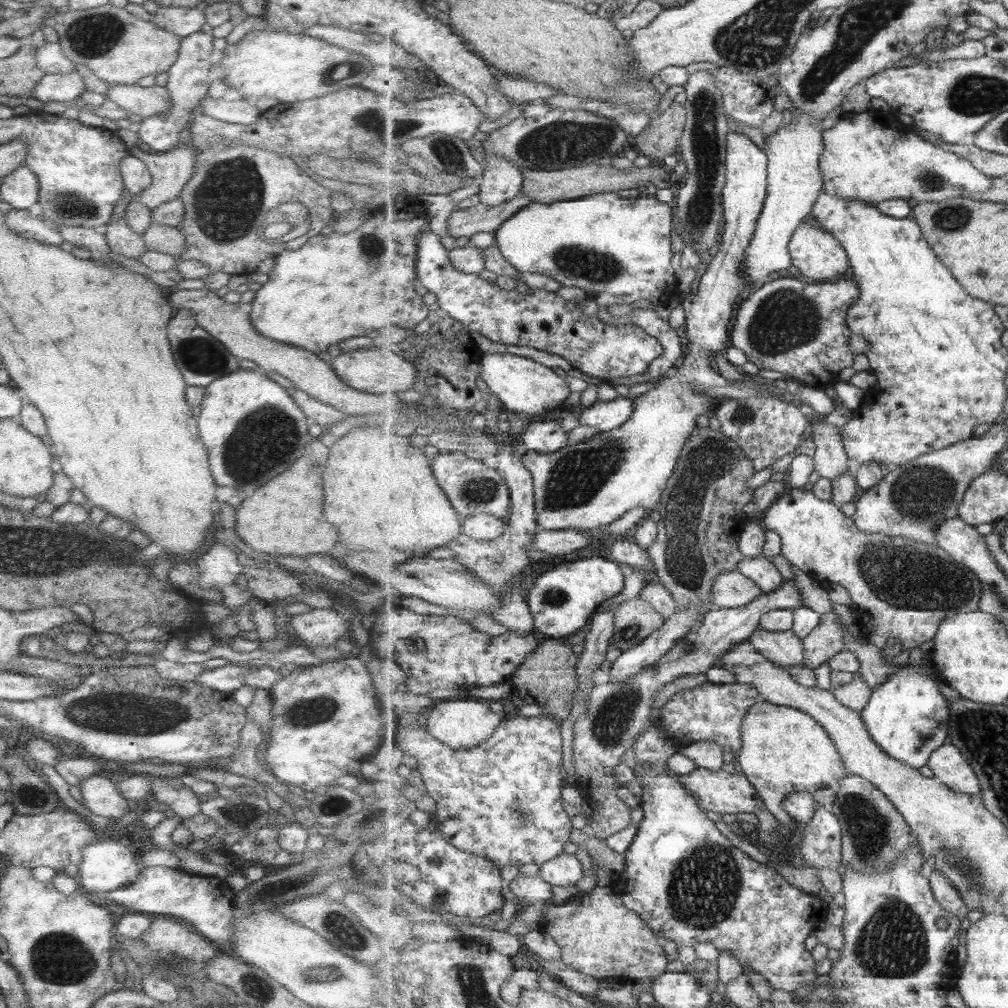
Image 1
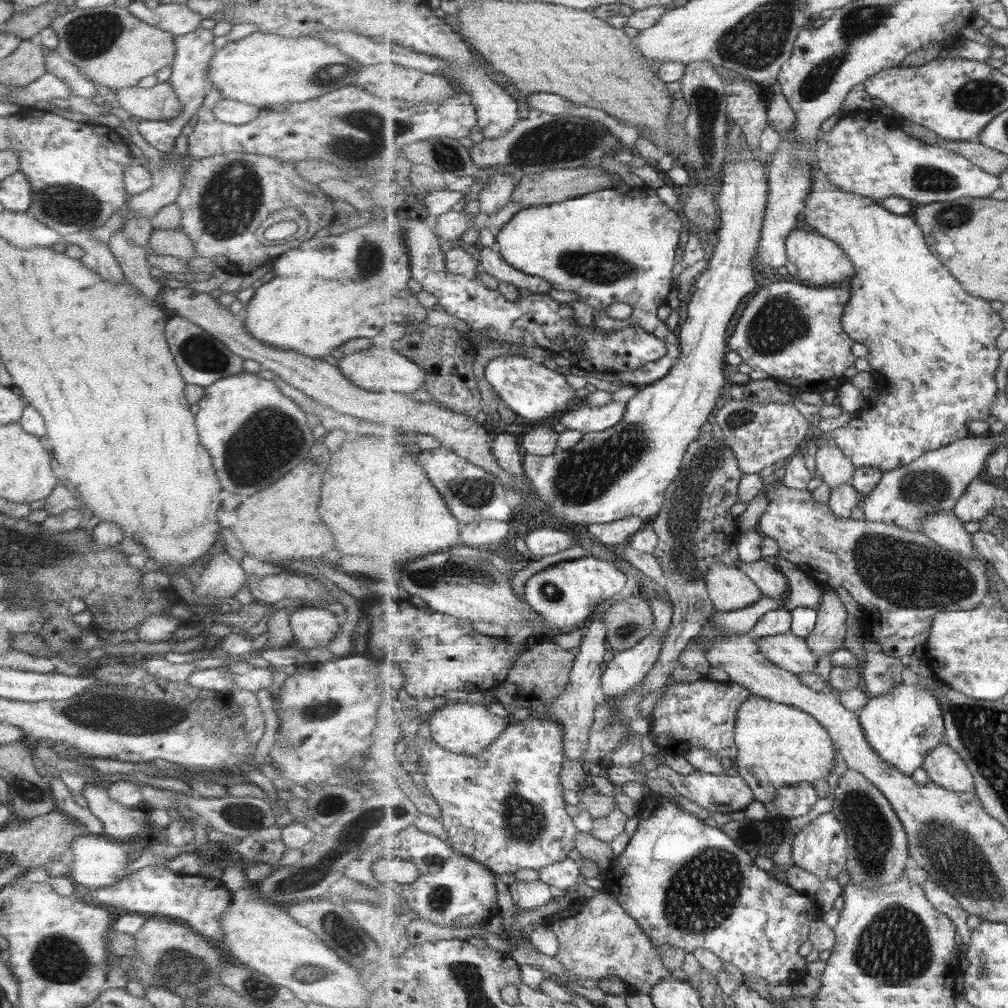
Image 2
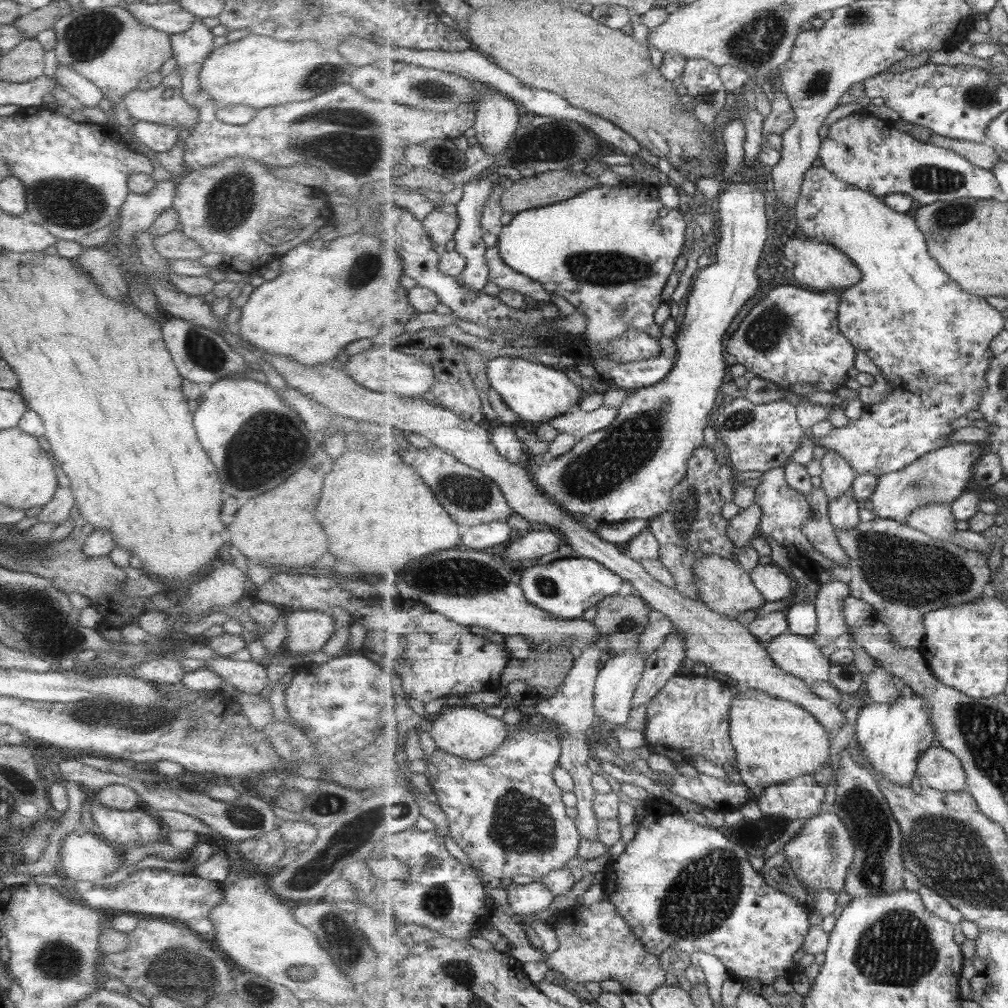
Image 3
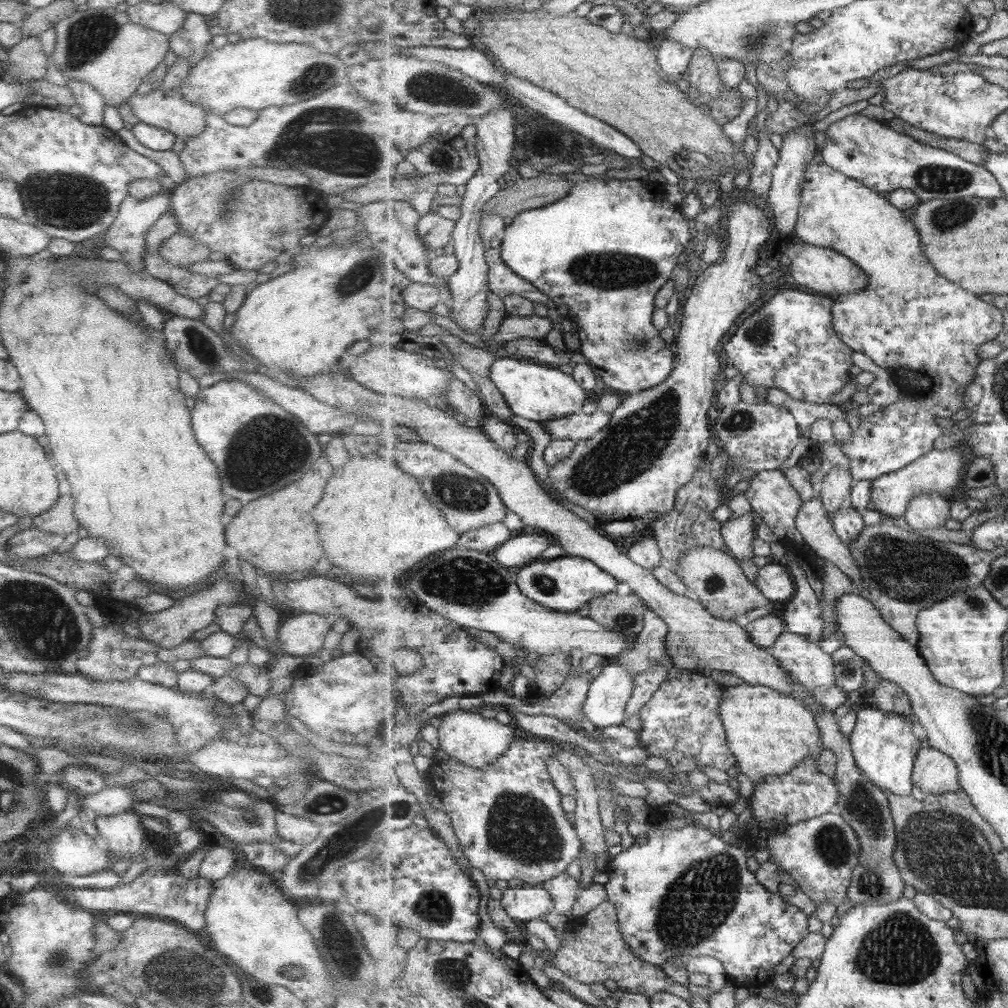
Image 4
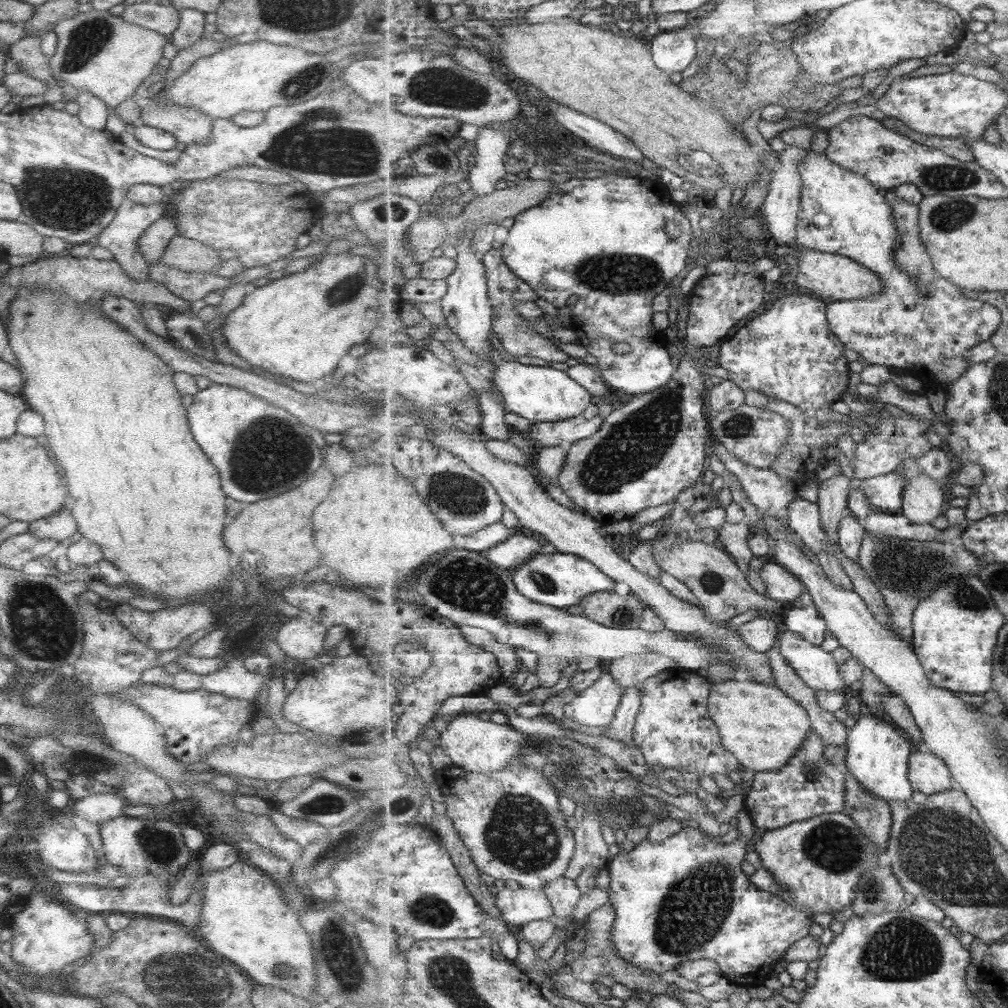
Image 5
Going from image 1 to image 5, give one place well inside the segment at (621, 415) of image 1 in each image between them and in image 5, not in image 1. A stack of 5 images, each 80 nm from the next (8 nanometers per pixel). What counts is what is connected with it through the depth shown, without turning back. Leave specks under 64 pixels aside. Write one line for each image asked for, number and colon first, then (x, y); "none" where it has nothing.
2: (580, 417)
3: (580, 423)
4: (579, 426)
5: (547, 434)

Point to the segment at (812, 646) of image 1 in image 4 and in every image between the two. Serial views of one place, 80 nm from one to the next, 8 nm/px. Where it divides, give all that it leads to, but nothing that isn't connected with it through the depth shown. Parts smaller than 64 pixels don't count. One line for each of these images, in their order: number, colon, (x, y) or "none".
2: (831, 627)
3: (829, 603)
4: (837, 583)

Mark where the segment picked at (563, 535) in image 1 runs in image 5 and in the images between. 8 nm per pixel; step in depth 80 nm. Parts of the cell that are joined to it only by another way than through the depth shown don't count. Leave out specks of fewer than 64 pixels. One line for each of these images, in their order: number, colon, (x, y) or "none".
2: (540, 541)
3: (534, 545)
4: (521, 550)
5: (511, 554)

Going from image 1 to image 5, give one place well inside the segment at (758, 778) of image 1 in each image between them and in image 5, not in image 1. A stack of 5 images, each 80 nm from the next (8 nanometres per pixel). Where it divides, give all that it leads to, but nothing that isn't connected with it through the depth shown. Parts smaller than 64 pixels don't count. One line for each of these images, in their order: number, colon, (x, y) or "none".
2: (780, 745)
3: (776, 740)
4: (770, 732)
5: (763, 726)

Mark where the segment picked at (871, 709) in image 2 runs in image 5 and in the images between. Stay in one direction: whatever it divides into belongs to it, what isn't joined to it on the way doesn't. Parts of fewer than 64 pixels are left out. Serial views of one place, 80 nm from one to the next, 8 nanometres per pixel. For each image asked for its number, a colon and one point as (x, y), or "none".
3: (893, 736)
4: (885, 747)
5: (878, 753)

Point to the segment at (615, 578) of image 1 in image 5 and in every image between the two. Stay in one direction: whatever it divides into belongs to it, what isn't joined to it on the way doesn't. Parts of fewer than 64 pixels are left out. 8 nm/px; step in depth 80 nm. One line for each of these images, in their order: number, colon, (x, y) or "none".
2: (565, 594)
3: (566, 587)
4: (566, 583)
5: (560, 580)

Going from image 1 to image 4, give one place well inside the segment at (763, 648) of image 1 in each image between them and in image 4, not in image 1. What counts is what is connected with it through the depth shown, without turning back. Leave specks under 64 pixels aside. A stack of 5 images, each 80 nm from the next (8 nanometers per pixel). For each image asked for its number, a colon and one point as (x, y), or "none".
2: (793, 653)
3: (800, 655)
4: (806, 662)

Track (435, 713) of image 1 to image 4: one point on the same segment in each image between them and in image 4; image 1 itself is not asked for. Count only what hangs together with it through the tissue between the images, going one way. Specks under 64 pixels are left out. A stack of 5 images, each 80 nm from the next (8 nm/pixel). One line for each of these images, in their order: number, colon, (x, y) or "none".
2: (464, 728)
3: (467, 731)
4: (474, 740)

